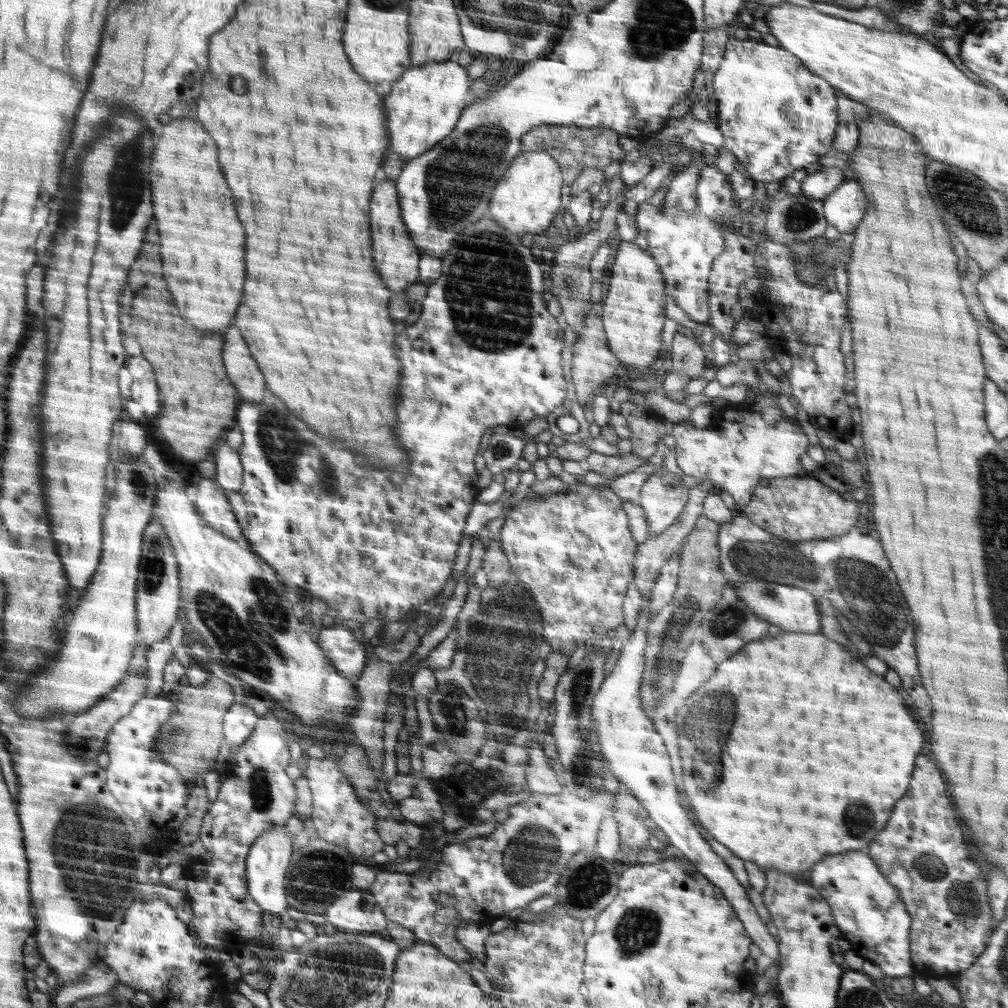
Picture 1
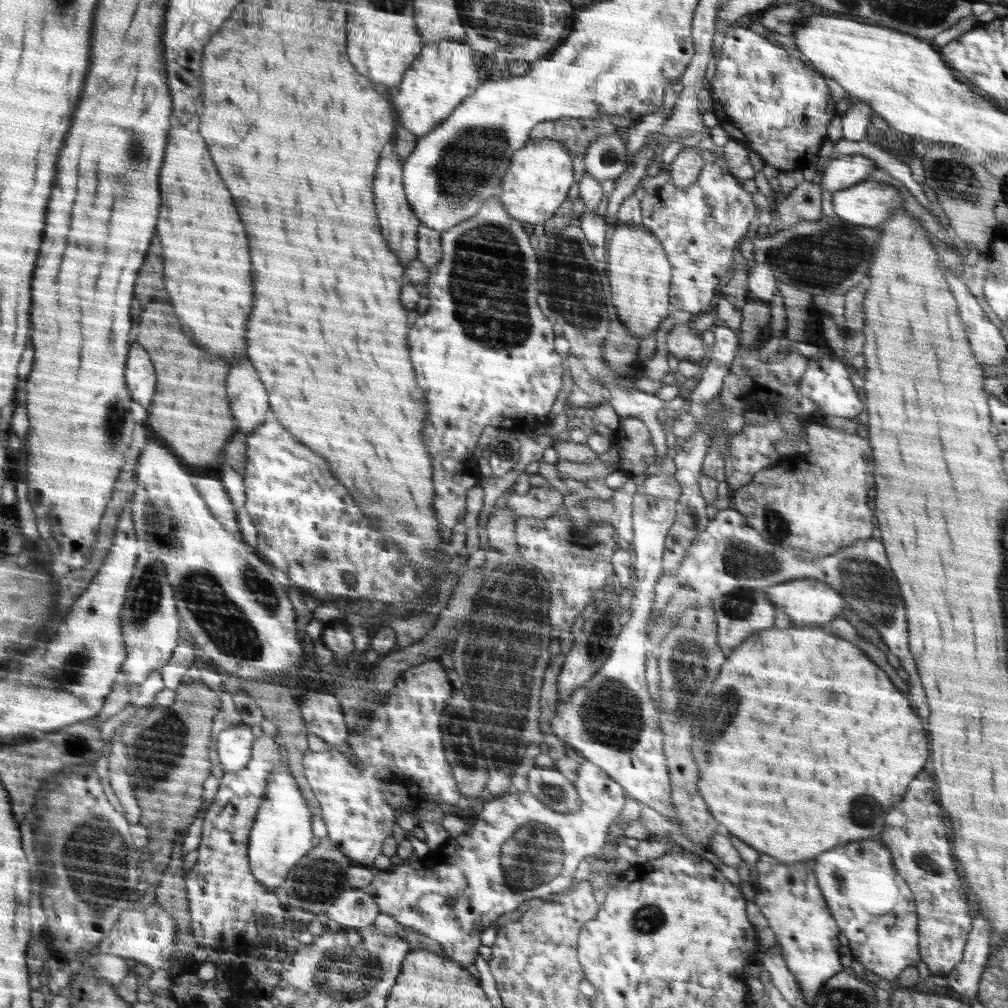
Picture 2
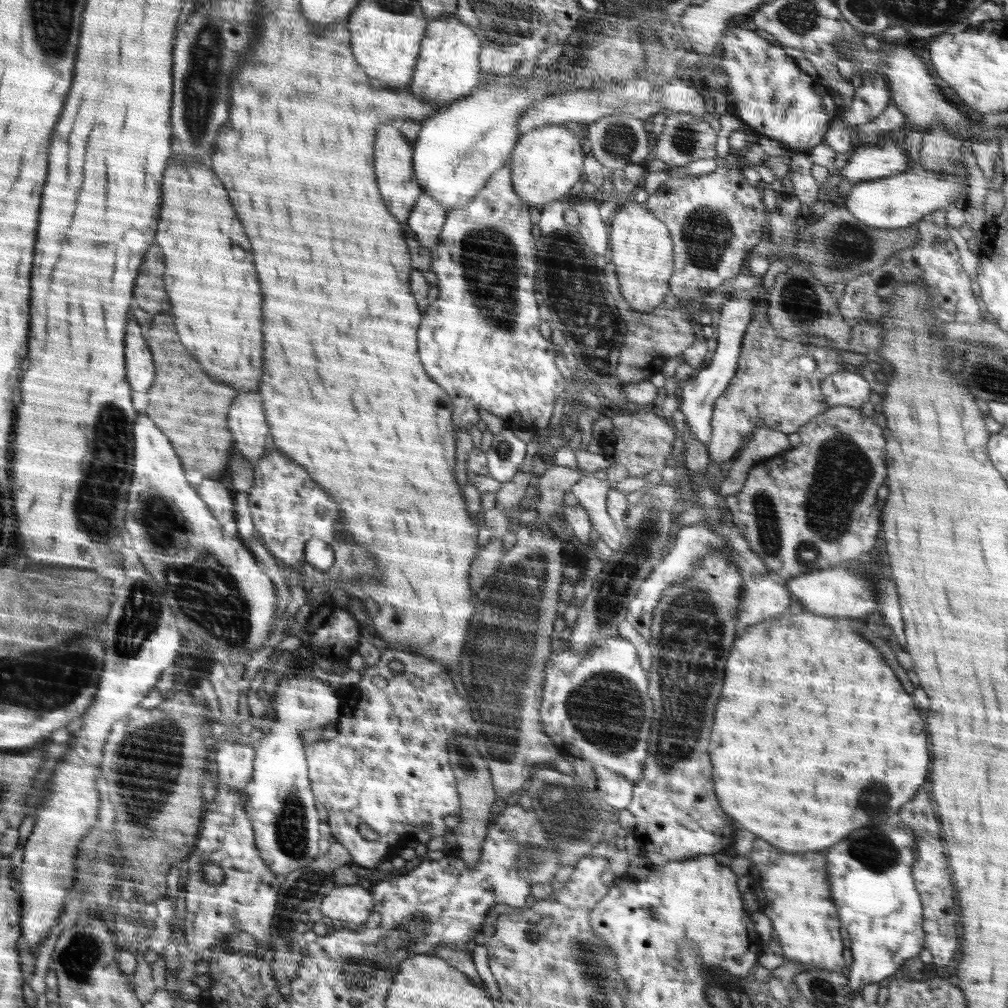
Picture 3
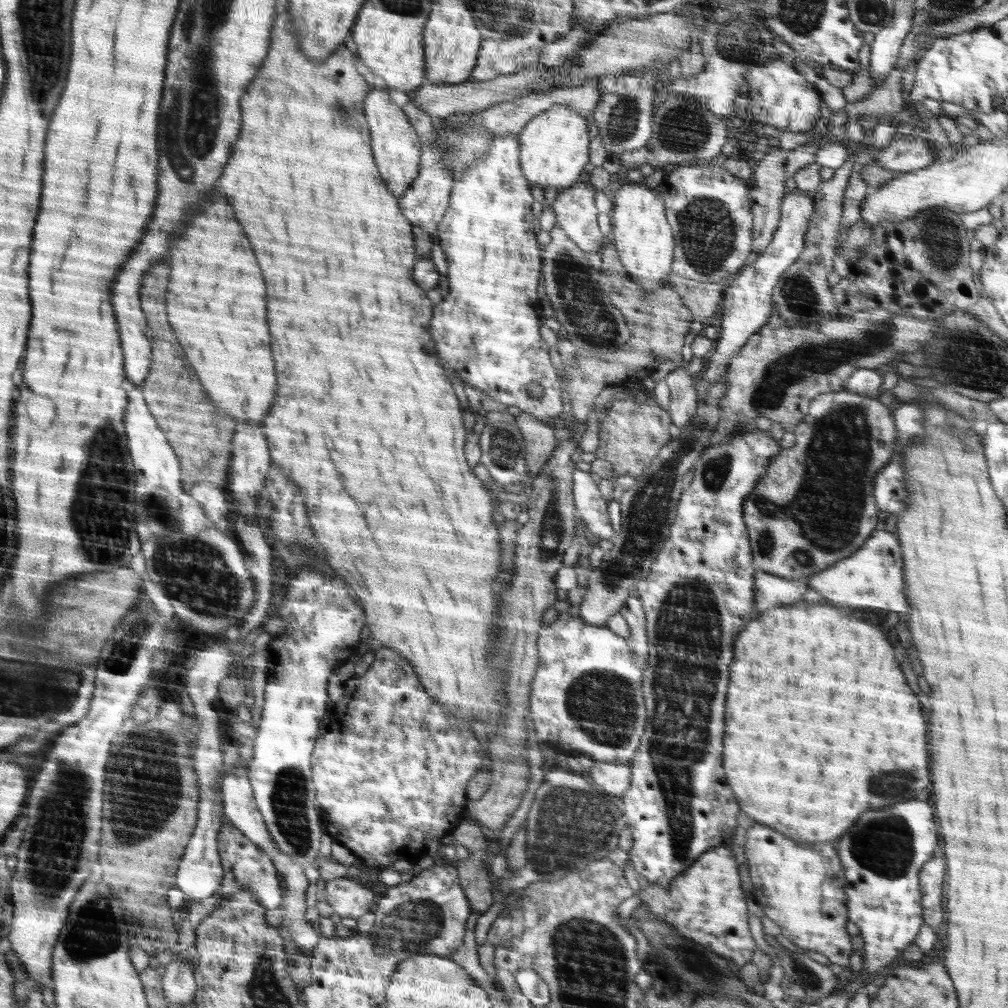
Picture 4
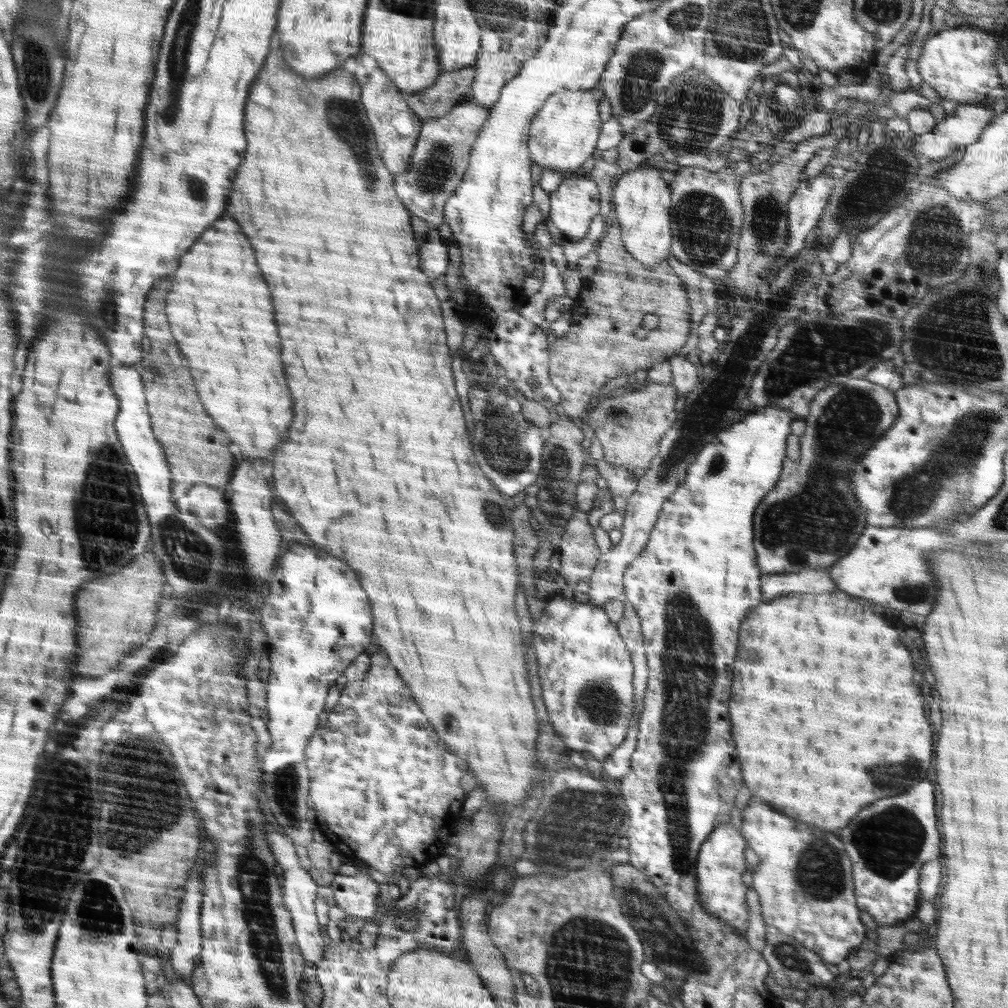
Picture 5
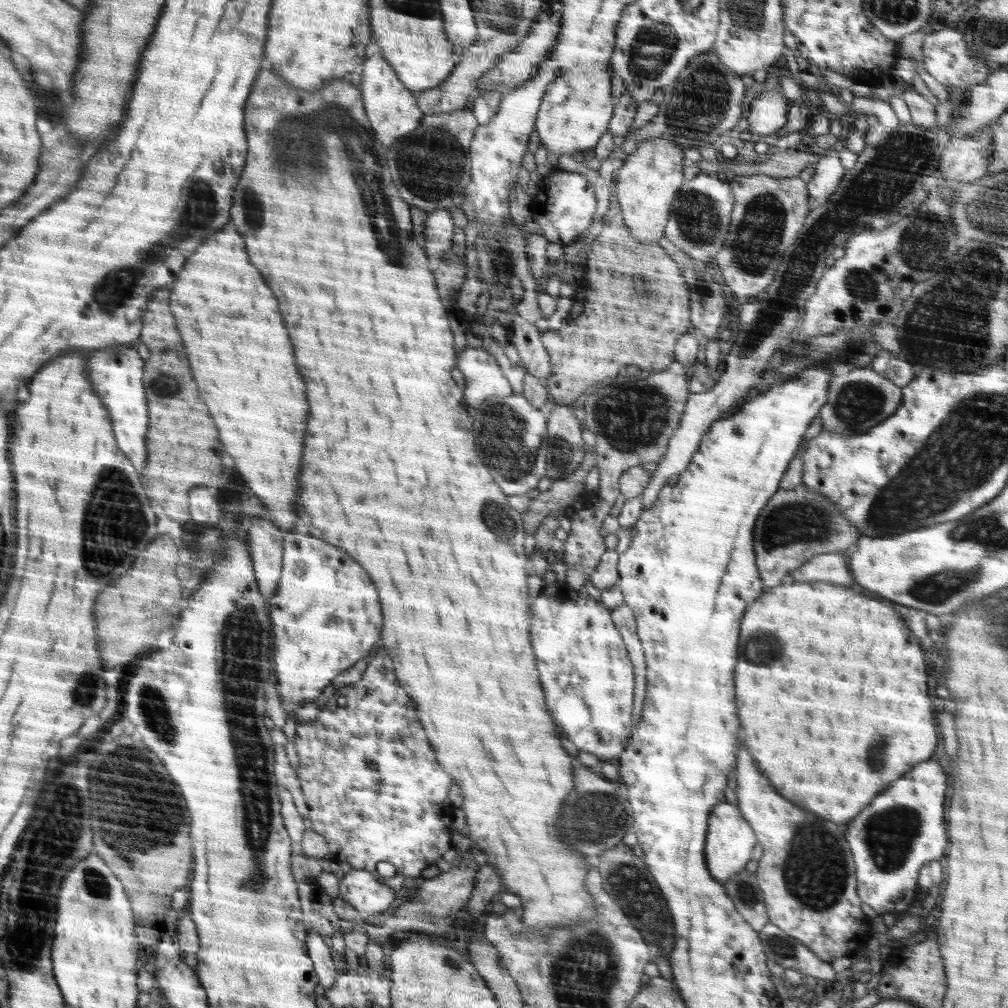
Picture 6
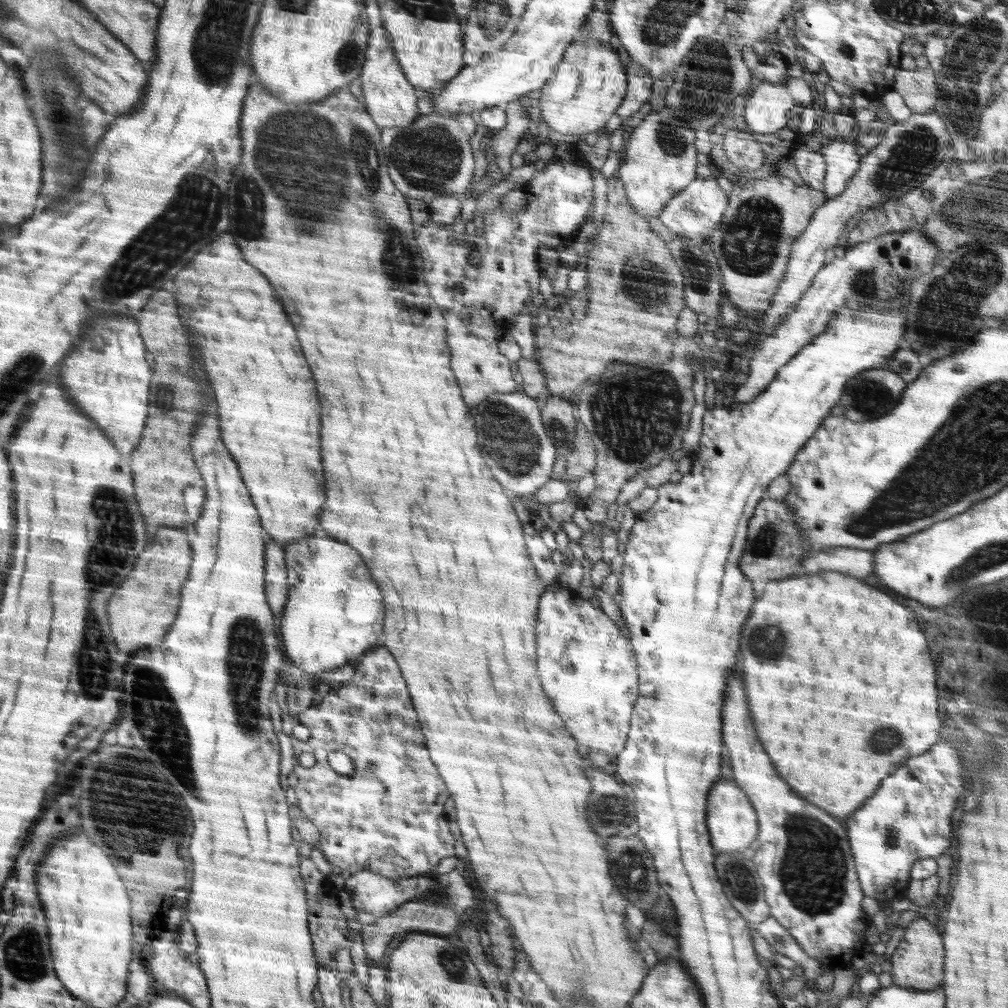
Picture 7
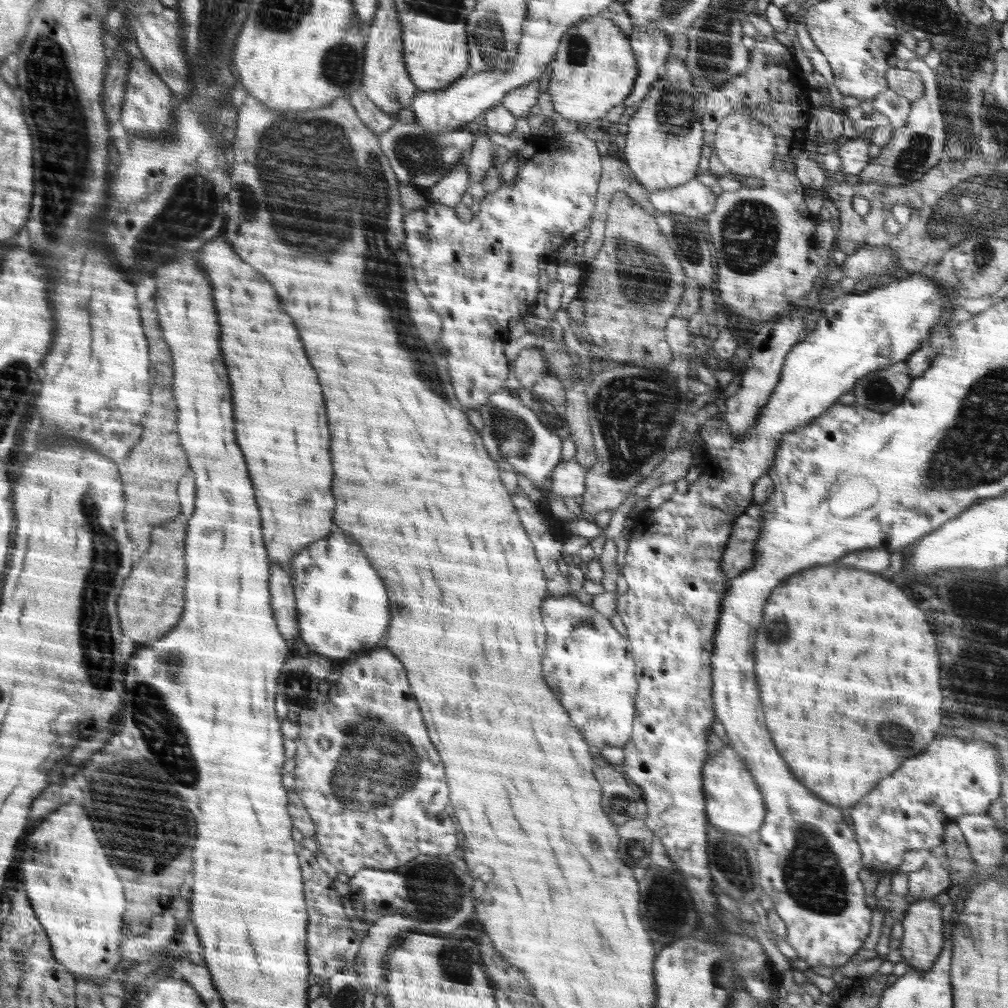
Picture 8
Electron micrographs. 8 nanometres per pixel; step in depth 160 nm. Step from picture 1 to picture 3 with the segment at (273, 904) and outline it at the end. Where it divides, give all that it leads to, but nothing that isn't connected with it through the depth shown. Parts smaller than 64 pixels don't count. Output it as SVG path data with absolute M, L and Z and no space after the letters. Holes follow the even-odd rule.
M300 670L300 674L290 672L284 680L278 684L278 692L274 698L274 714L276 722L270 730L270 734L262 734L266 730L260 730L254 735L257 739L254 743L256 756L253 762L253 775L246 785L245 792L249 795L248 817L252 820L255 845L260 858L269 866L274 874L286 875L294 872L319 857L322 852L322 814L318 814L318 799L313 793L313 783L308 780L306 768L306 742L302 741L302 730L326 730L326 724L330 720L336 720L342 716L342 699L338 698L339 690L334 686L322 682L318 678L312 678Z

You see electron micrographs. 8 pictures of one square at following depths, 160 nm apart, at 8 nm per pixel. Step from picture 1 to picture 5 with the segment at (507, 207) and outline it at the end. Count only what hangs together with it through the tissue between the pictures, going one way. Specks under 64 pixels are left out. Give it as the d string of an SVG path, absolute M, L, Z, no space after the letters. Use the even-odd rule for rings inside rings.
M598 86L590 90L557 89L548 98L529 128L529 154L538 166L557 170L566 176L570 175L570 170L576 172L576 168L580 168L594 154L594 146L597 146L596 140L598 134L601 134L602 126L598 116L600 98L602 89Z

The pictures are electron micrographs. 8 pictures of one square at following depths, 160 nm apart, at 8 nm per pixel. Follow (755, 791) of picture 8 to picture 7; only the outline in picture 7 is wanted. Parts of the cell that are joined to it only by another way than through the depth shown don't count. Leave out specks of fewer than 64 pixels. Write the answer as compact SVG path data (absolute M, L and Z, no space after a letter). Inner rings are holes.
M732 779L719 780L714 784L710 792L710 830L709 834L714 834L713 851L717 856L721 852L740 852L746 854L750 846L758 842L760 823L758 813L754 810L752 803L737 782Z

